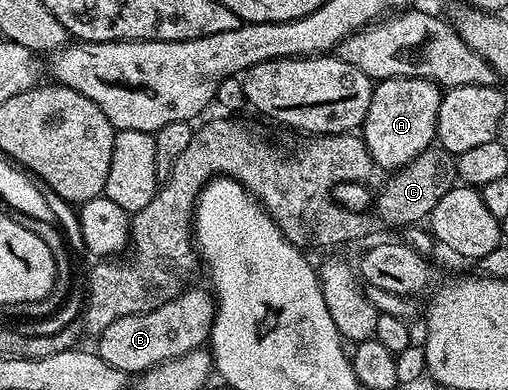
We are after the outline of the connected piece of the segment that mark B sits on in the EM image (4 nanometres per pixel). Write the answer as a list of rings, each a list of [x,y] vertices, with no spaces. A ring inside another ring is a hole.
[[[187,287],[176,298],[164,302],[164,306],[156,306],[156,310],[116,318],[112,326],[97,335],[98,356],[104,358],[108,366],[116,366],[116,370],[143,374],[159,364],[201,349],[210,339],[216,311],[215,297],[207,289],[206,292],[202,288]]]

